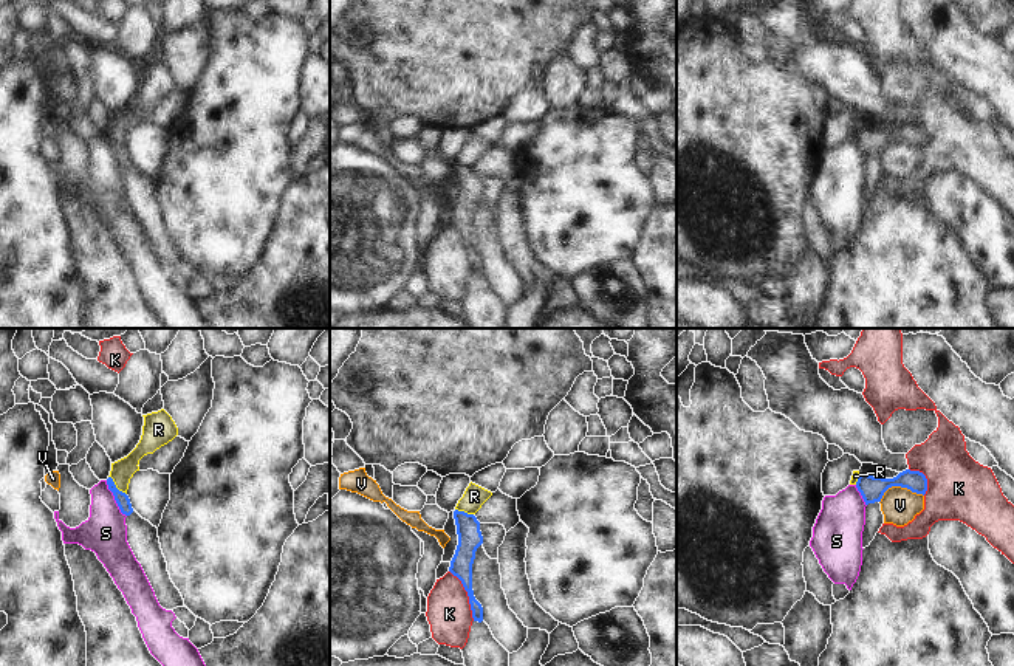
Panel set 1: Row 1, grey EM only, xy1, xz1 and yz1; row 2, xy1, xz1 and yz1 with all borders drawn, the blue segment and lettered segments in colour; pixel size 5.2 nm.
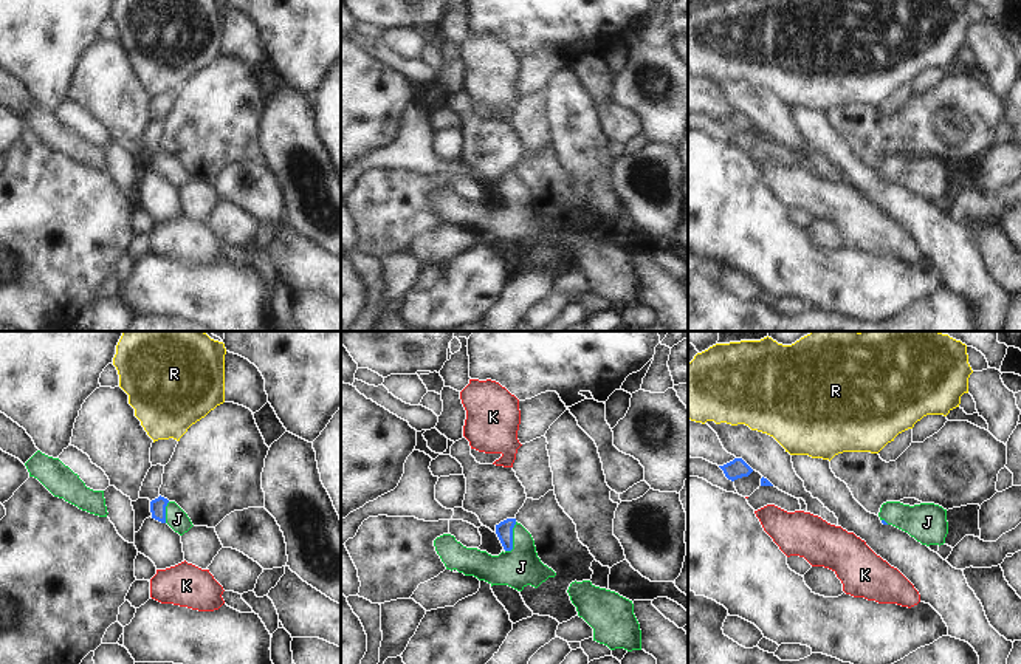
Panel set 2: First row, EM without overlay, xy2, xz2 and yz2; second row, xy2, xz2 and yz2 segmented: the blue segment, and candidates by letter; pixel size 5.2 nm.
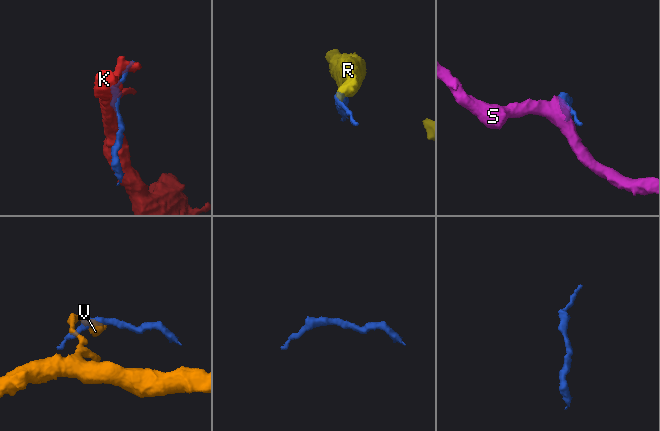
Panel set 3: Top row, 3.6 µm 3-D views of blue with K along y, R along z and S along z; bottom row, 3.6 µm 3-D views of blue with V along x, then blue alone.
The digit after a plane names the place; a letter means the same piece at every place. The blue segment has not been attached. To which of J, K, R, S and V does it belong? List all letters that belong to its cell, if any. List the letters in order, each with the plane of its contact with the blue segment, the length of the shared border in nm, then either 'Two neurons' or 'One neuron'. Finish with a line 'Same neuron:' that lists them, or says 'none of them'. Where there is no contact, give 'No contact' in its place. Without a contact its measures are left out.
J: Touches blue in xz2. Shared border 170 nm. One neuron
K: Touches blue in xz1. Shared border 300 nm. Two neurons
R: Touches blue in xy1. Shared border 140 nm. Two neurons
S: Touches blue in xy1. Shared border 220 nm. Two neurons
V: Touches blue in yz1. Shared border 240 nm. Two neurons
Same neuron: J.

